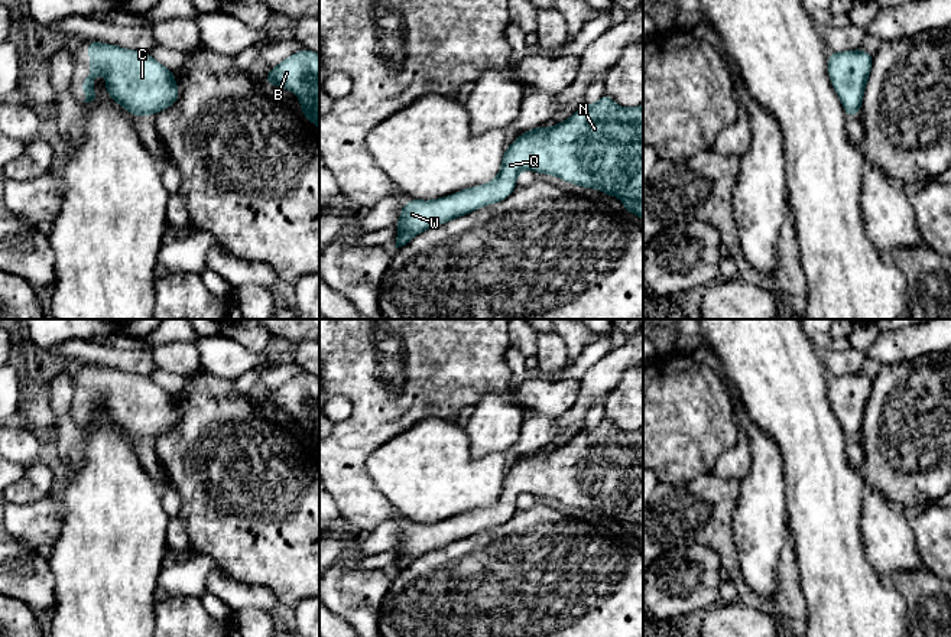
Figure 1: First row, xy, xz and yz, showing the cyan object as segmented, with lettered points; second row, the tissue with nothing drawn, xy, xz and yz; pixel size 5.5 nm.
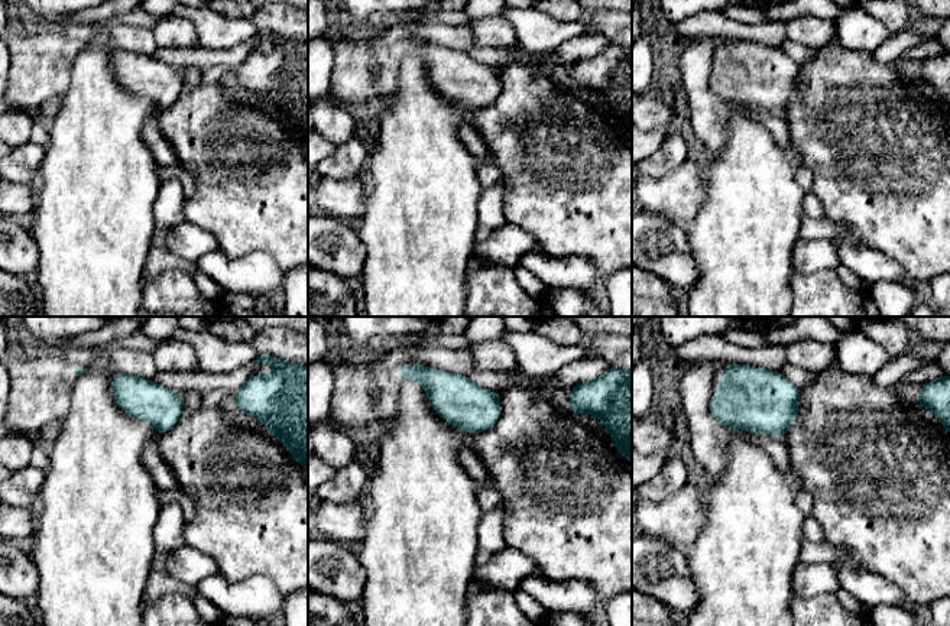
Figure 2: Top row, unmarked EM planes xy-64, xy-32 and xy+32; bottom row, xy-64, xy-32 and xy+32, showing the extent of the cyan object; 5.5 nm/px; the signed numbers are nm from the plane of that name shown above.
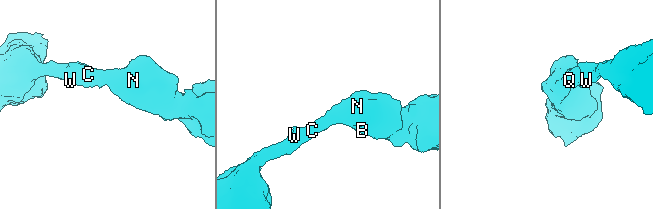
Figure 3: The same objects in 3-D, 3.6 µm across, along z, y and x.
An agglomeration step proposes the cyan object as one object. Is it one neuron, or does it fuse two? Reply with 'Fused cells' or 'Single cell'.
Single cell

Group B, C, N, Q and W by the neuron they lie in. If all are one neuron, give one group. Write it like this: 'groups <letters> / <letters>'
groups B C N Q W

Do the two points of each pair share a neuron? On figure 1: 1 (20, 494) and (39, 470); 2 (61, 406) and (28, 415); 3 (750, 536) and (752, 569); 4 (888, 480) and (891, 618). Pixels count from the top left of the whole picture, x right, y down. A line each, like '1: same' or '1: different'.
1: same
2: different
3: same
4: different

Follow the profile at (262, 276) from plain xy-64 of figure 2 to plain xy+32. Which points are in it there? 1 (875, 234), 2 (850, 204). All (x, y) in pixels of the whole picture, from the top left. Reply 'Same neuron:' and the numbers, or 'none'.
Same neuron: none

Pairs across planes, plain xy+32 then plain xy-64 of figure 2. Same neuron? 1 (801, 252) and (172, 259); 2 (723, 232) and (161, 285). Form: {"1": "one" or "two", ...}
{"1": "two", "2": "two"}

